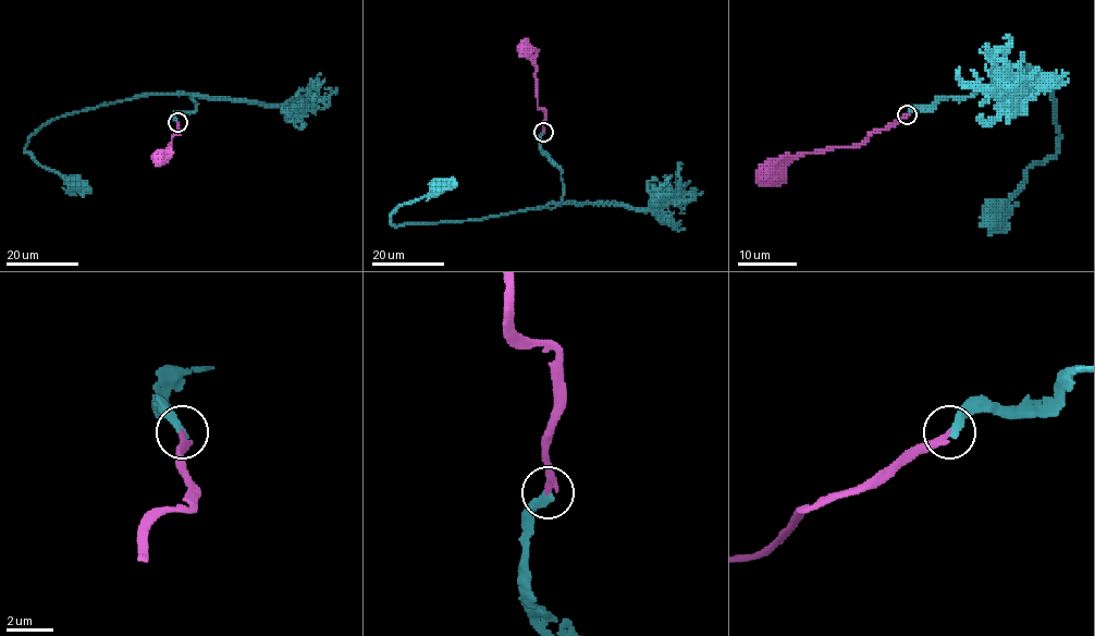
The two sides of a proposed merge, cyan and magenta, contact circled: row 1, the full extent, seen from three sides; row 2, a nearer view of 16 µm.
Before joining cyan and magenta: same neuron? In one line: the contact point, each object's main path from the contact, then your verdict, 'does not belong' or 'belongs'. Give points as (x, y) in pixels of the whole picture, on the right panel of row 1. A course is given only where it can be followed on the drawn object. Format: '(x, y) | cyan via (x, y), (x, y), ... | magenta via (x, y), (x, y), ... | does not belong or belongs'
(907, 114) | cyan via (907, 113), (931, 109), (939, 99), (1014, 86), (1031, 70), (1049, 84), (1058, 150), (1028, 170), (991, 229) | magenta via (907, 113), (873, 131), (858, 145), (799, 154), (777, 172) | belongs

